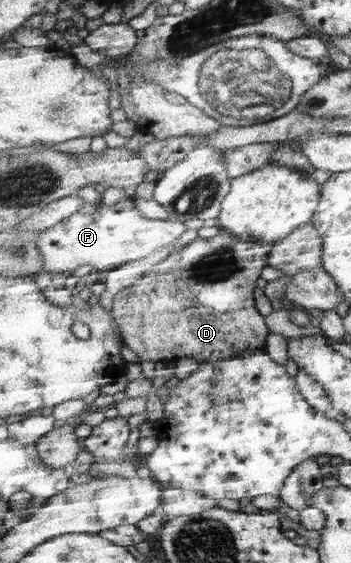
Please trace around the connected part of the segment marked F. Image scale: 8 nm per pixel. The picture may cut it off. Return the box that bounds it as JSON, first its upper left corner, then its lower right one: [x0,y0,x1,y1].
[36,198,187,277]

